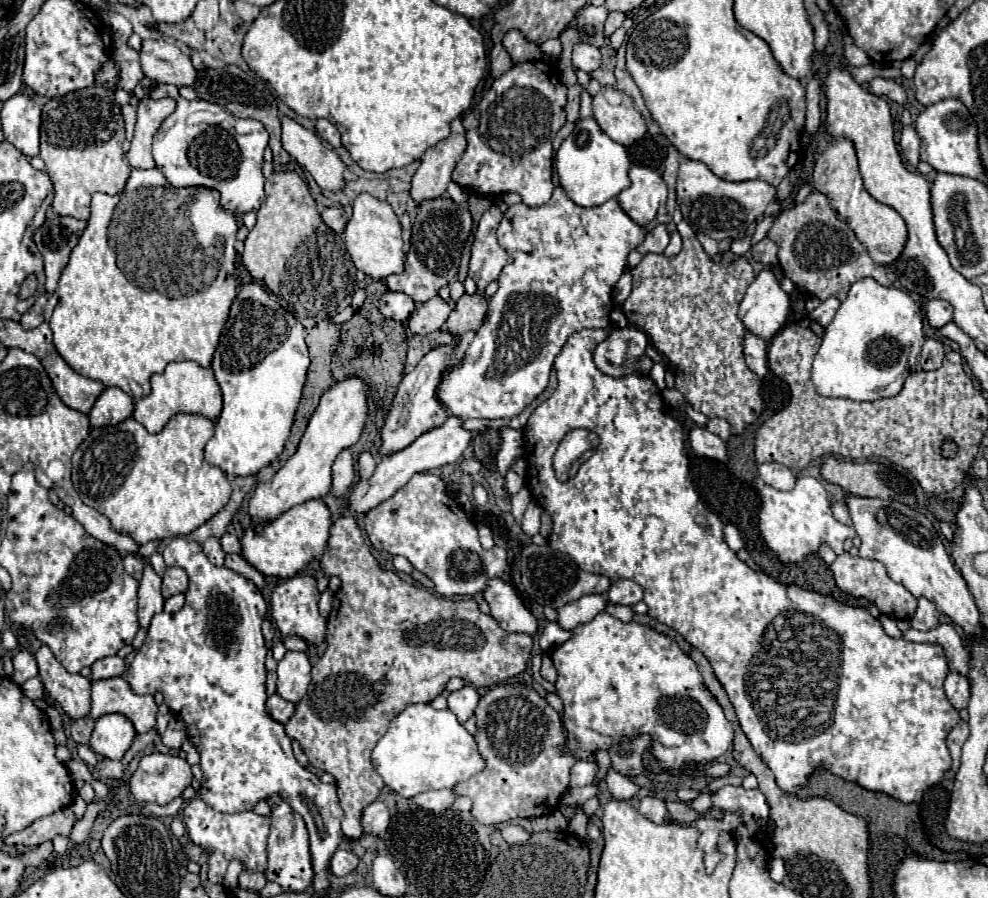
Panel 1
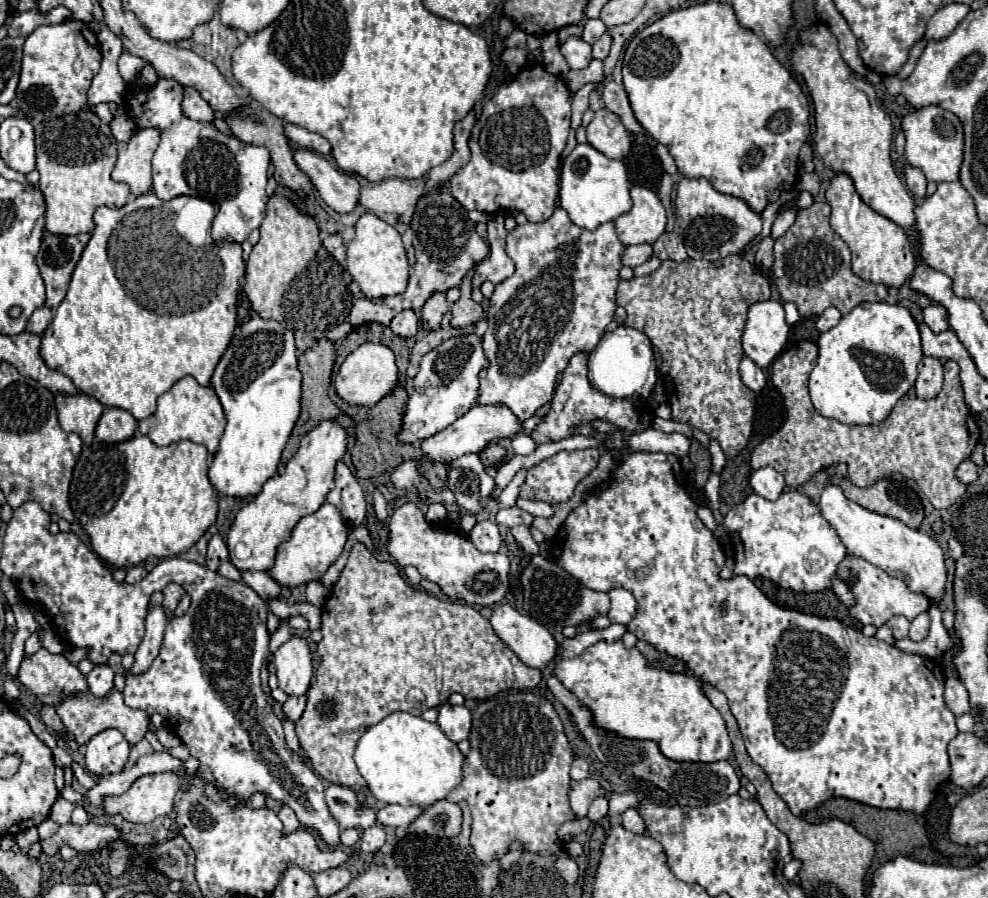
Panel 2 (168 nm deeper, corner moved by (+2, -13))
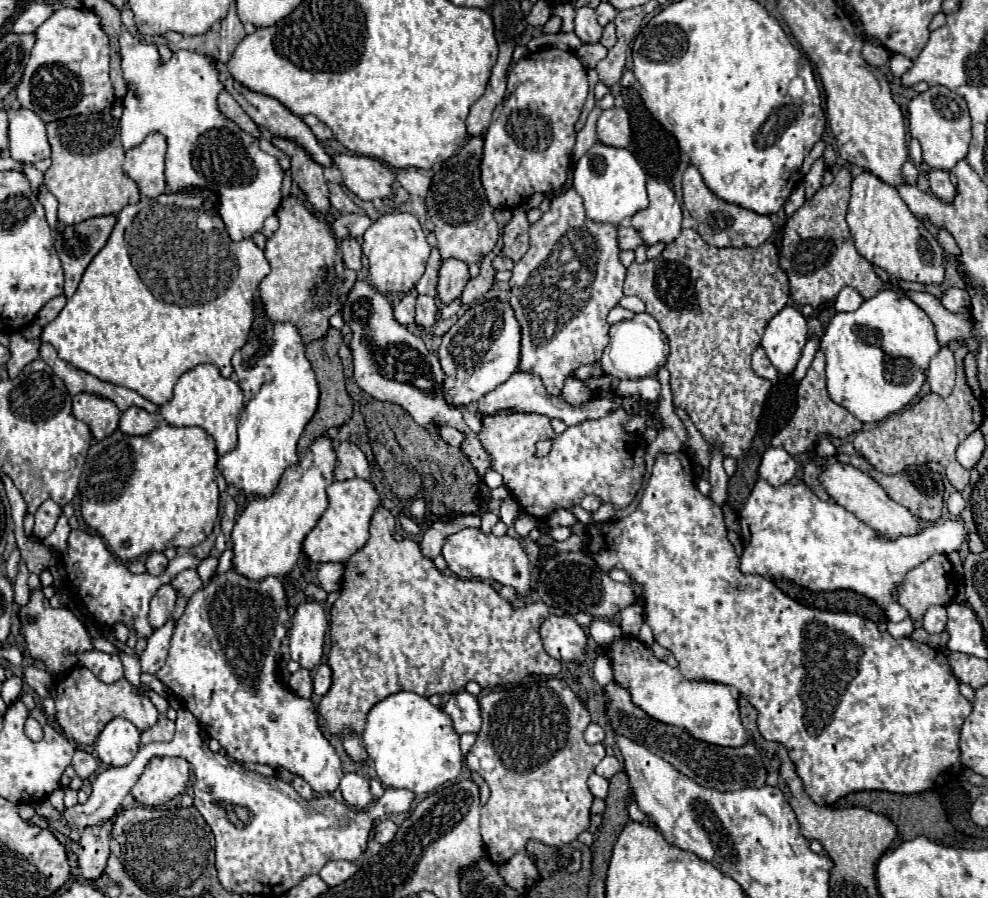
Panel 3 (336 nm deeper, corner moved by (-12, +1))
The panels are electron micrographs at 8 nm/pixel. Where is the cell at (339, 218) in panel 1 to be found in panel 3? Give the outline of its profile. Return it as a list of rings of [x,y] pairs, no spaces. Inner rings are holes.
[[[346,236],[340,240],[340,252],[342,252],[342,258],[344,258],[344,264],[348,264],[348,268],[352,270],[360,270],[362,268],[362,250],[360,250],[360,244],[356,238],[352,236]]]

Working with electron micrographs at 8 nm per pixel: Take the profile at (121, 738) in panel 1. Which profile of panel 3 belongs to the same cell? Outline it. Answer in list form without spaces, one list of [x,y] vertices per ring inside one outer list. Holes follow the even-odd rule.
[[[114,718],[100,732],[94,750],[98,758],[108,766],[128,764],[140,746],[140,730],[126,718]]]

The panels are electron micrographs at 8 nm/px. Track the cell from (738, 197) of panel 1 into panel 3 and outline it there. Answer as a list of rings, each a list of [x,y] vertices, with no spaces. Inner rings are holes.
[[[688,166],[682,178],[682,190],[684,190],[684,206],[688,208],[690,216],[696,216],[696,232],[712,246],[724,248],[724,246],[760,246],[768,240],[768,236],[774,232],[774,224],[770,216],[756,214],[748,208],[742,208],[738,204],[724,202],[718,198],[702,180],[702,174],[696,166]]]

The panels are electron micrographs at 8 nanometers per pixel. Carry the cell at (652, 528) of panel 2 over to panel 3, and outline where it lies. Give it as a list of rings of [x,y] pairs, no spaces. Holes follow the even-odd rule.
[[[684,450],[674,452],[674,454],[662,452],[656,456],[654,470],[644,488],[642,500],[630,516],[620,518],[620,520],[608,520],[608,522],[592,522],[586,526],[586,532],[590,536],[588,552],[602,572],[610,572],[612,568],[622,568],[632,576],[632,580],[644,584],[642,596],[644,596],[646,622],[654,632],[654,640],[676,656],[684,676],[690,680],[720,682],[744,694],[748,702],[758,710],[760,734],[766,740],[780,742],[788,750],[788,756],[796,766],[796,774],[804,782],[804,790],[818,806],[830,806],[838,802],[842,796],[850,792],[858,792],[858,790],[886,790],[886,792],[896,792],[896,794],[918,794],[918,792],[926,792],[926,790],[942,786],[946,780],[950,780],[954,774],[960,772],[962,764],[960,764],[958,738],[960,738],[960,728],[964,720],[972,712],[972,702],[960,694],[960,682],[952,674],[946,654],[942,650],[930,648],[928,644],[916,642],[912,638],[892,638],[888,632],[880,632],[876,624],[864,616],[850,614],[850,612],[818,610],[818,608],[798,604],[796,600],[788,598],[772,580],[764,576],[758,576],[758,574],[744,576],[738,568],[740,560],[734,554],[730,540],[726,538],[726,524],[724,524],[722,510],[718,504],[714,504],[708,496],[700,494],[700,490],[696,488],[692,464]]]

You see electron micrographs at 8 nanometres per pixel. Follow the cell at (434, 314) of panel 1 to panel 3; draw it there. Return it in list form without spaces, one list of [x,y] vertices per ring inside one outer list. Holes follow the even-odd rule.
[[[444,260],[440,274],[438,274],[438,298],[442,304],[450,304],[452,300],[456,300],[466,282],[470,280],[468,276],[468,266],[460,260]]]

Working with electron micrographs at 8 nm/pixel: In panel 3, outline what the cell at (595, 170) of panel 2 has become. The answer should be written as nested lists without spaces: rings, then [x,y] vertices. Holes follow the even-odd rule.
[[[596,142],[576,164],[574,188],[584,200],[588,218],[596,222],[610,222],[618,226],[624,218],[634,216],[638,210],[648,206],[646,196],[646,172],[626,148],[606,146]]]

